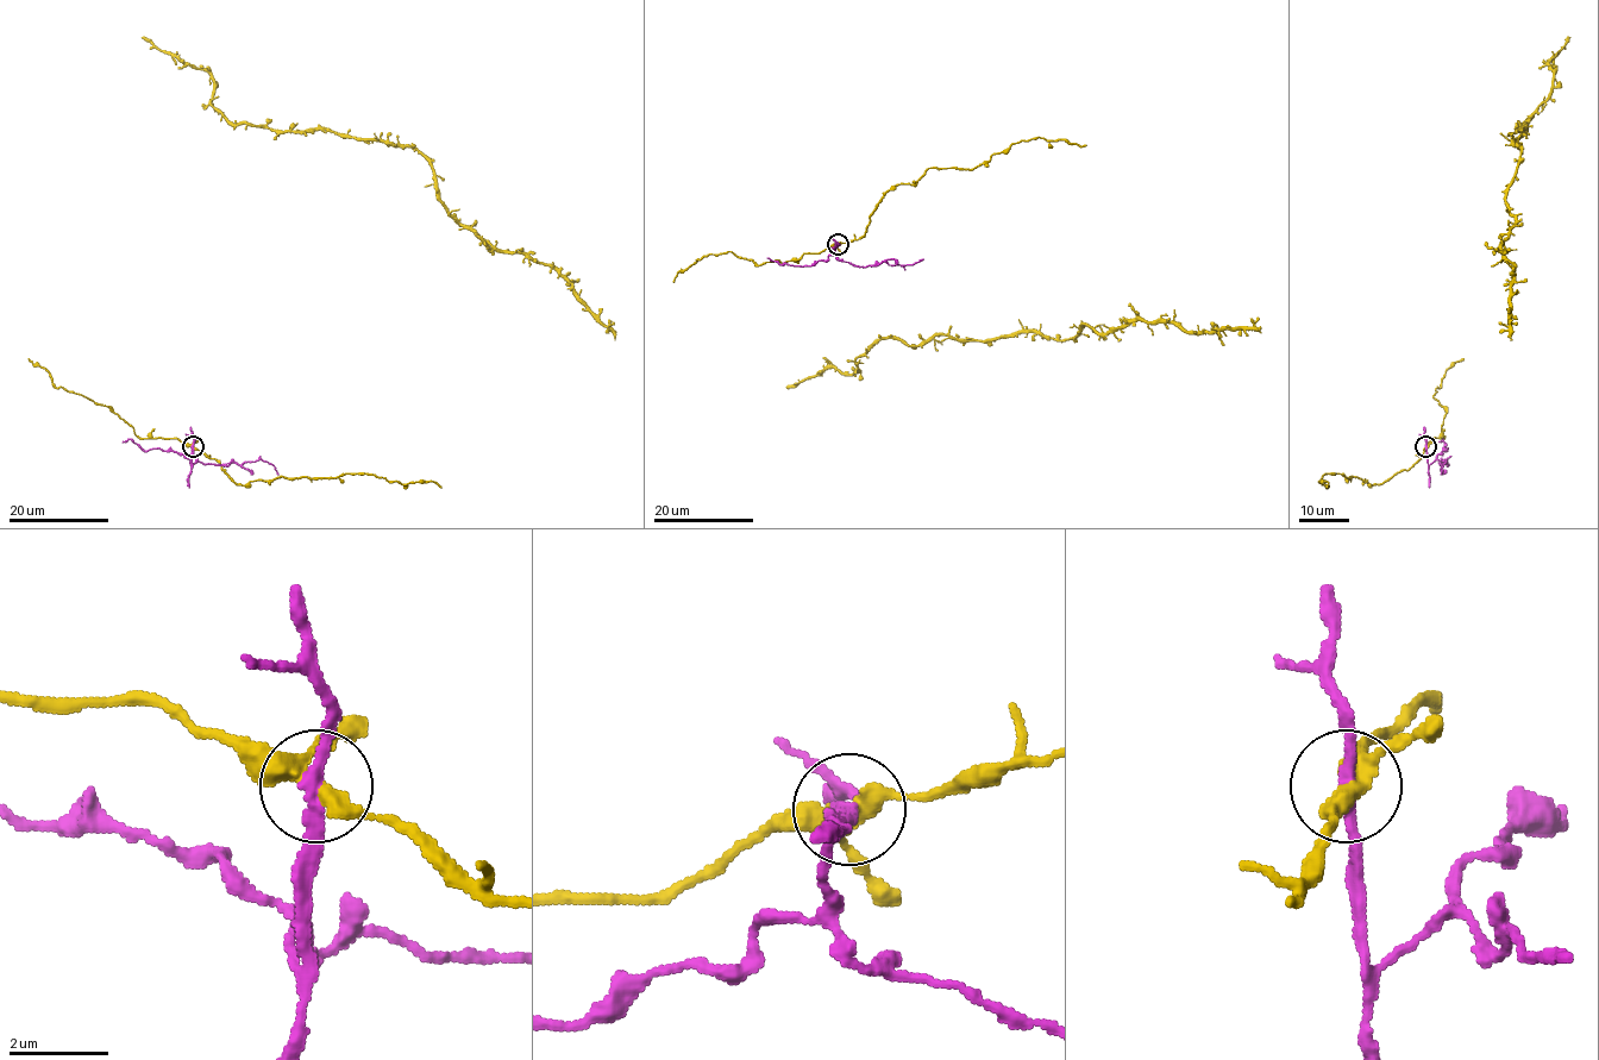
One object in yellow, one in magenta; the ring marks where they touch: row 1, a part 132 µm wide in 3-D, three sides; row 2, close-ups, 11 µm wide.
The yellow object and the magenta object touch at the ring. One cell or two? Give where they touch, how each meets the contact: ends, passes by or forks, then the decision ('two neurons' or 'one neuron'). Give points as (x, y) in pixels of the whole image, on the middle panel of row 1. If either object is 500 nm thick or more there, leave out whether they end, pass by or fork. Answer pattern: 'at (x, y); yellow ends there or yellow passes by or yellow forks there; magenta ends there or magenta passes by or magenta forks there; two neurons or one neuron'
at (838, 244); yellow forks there; magenta passes by; two neurons

